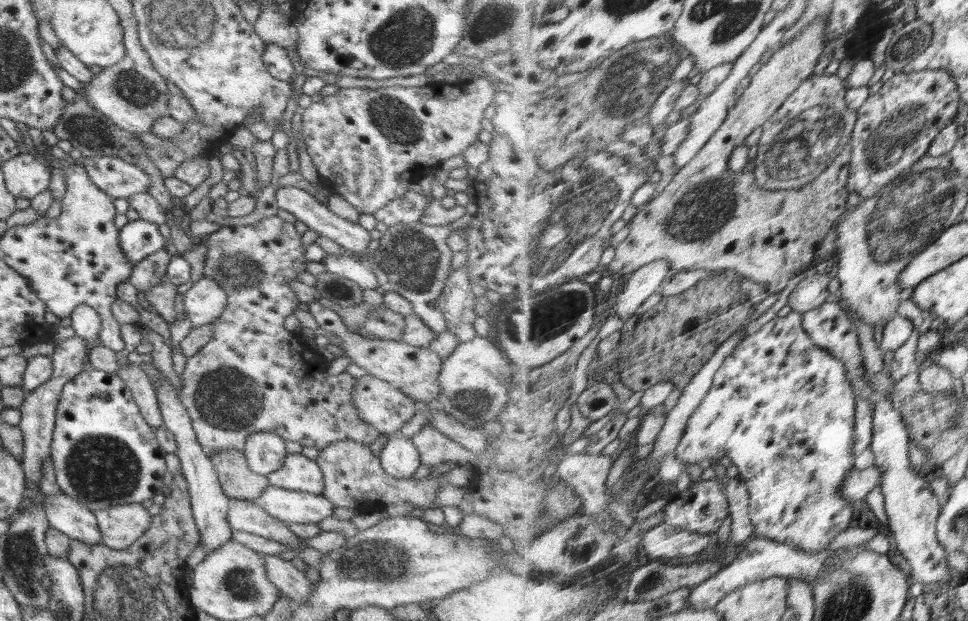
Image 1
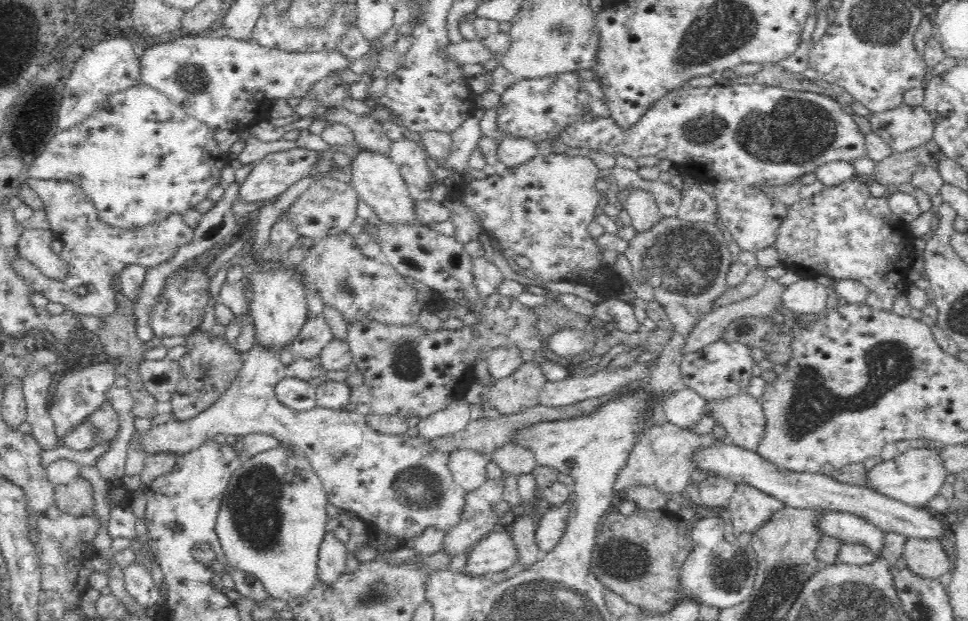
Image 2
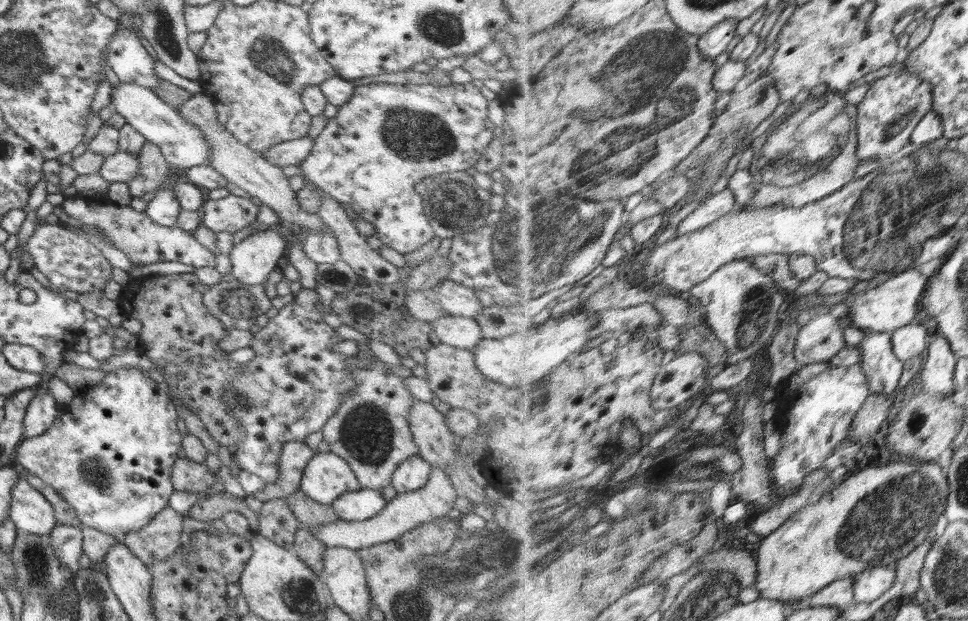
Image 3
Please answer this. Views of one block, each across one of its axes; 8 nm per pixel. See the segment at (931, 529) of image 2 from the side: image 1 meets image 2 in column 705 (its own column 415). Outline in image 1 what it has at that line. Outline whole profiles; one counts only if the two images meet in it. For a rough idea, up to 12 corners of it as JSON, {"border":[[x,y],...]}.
{"border":[[391,435],[377,458],[384,472],[410,479],[421,464],[414,444]]}

